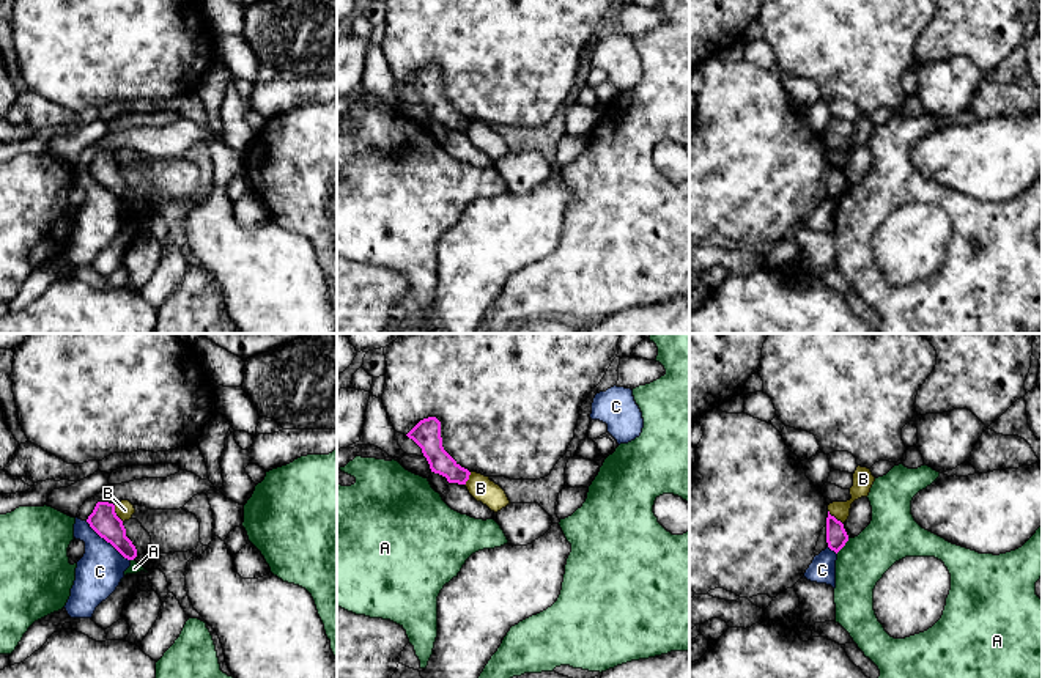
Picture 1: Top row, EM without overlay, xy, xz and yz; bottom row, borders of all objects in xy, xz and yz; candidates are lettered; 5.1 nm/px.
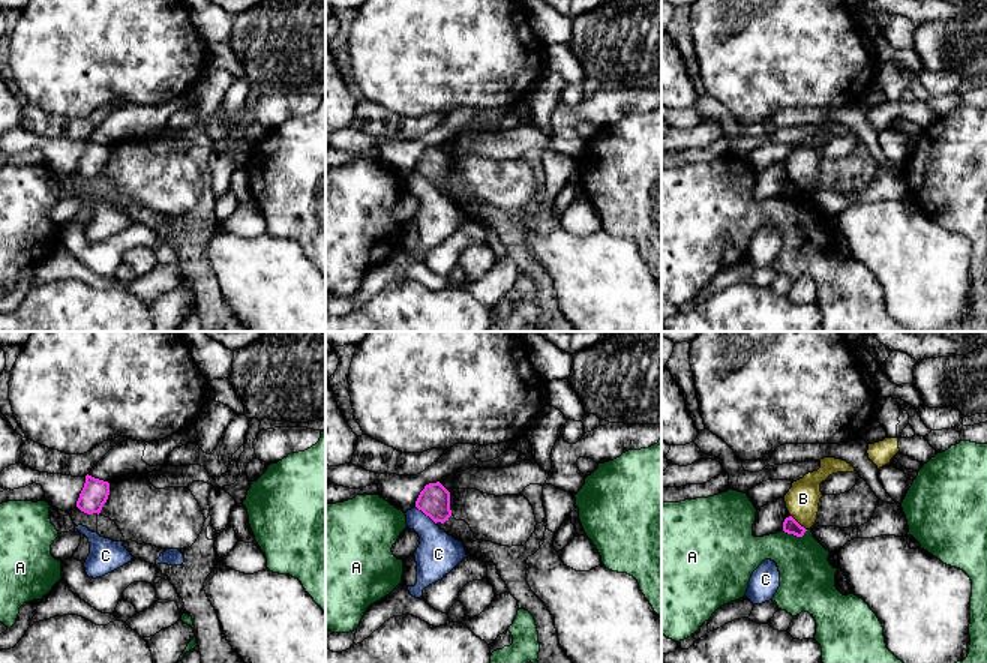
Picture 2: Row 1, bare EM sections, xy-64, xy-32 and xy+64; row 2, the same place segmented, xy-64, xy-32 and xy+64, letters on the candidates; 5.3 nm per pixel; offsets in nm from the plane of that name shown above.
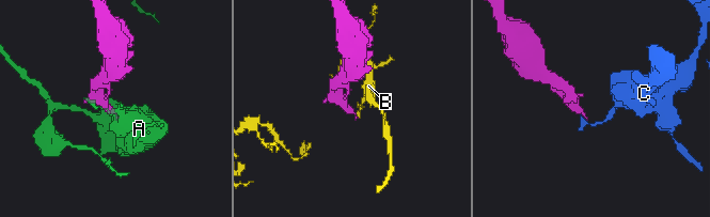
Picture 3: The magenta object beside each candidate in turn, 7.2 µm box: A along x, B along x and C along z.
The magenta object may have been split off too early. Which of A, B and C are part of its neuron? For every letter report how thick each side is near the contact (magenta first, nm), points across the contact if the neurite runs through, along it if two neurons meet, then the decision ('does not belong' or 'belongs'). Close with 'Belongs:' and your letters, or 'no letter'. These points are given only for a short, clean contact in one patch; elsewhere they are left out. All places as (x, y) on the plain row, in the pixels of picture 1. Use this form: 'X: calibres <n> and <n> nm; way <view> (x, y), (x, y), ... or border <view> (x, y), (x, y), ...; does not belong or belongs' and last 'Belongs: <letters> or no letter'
A: calibres 110 and 260 nm; border yz (849, 186), (836, 200); does not belong
B: calibres 140 and 90 nm; border xy (114, 153), (114, 159), (123, 169); does not belong
C: calibres 140 and 240 nm; border xy (85, 169), (129, 208); does not belong
Belongs: no letter

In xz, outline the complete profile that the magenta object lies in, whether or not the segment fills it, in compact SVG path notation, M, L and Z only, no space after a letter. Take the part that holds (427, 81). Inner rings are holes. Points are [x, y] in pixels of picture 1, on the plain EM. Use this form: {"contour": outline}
{"contour": "M436 64L420 68L406 83L422 96L431 120L445 124L449 131L466 132L471 120L444 98L441 69Z"}

